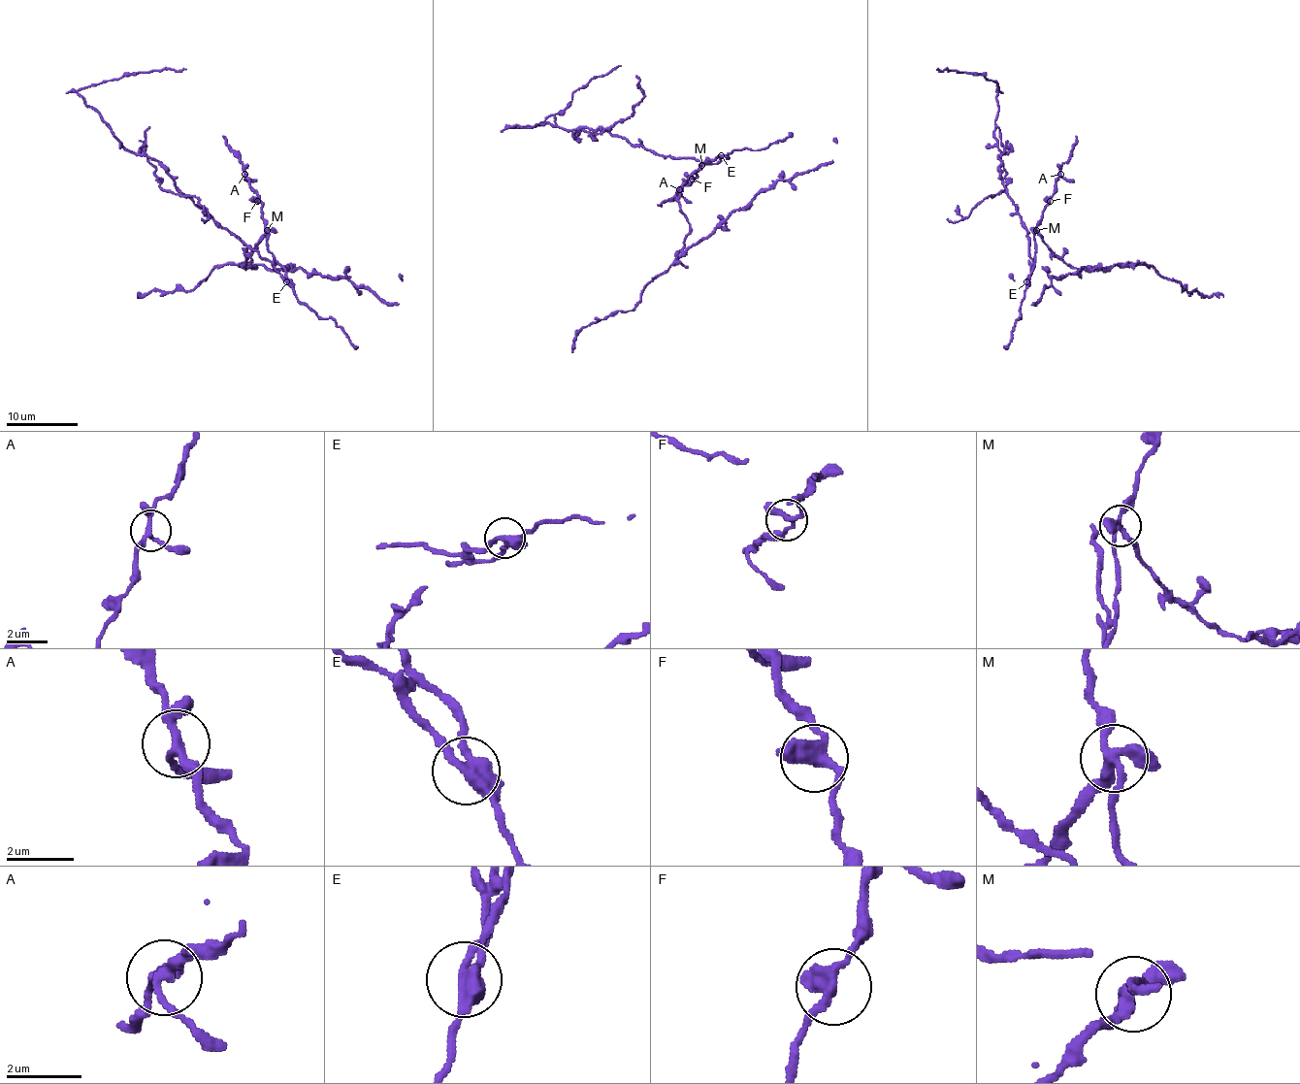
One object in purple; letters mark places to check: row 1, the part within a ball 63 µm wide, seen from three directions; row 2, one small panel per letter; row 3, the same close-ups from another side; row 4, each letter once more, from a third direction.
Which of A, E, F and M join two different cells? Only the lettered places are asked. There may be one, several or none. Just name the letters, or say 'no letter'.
E, M

